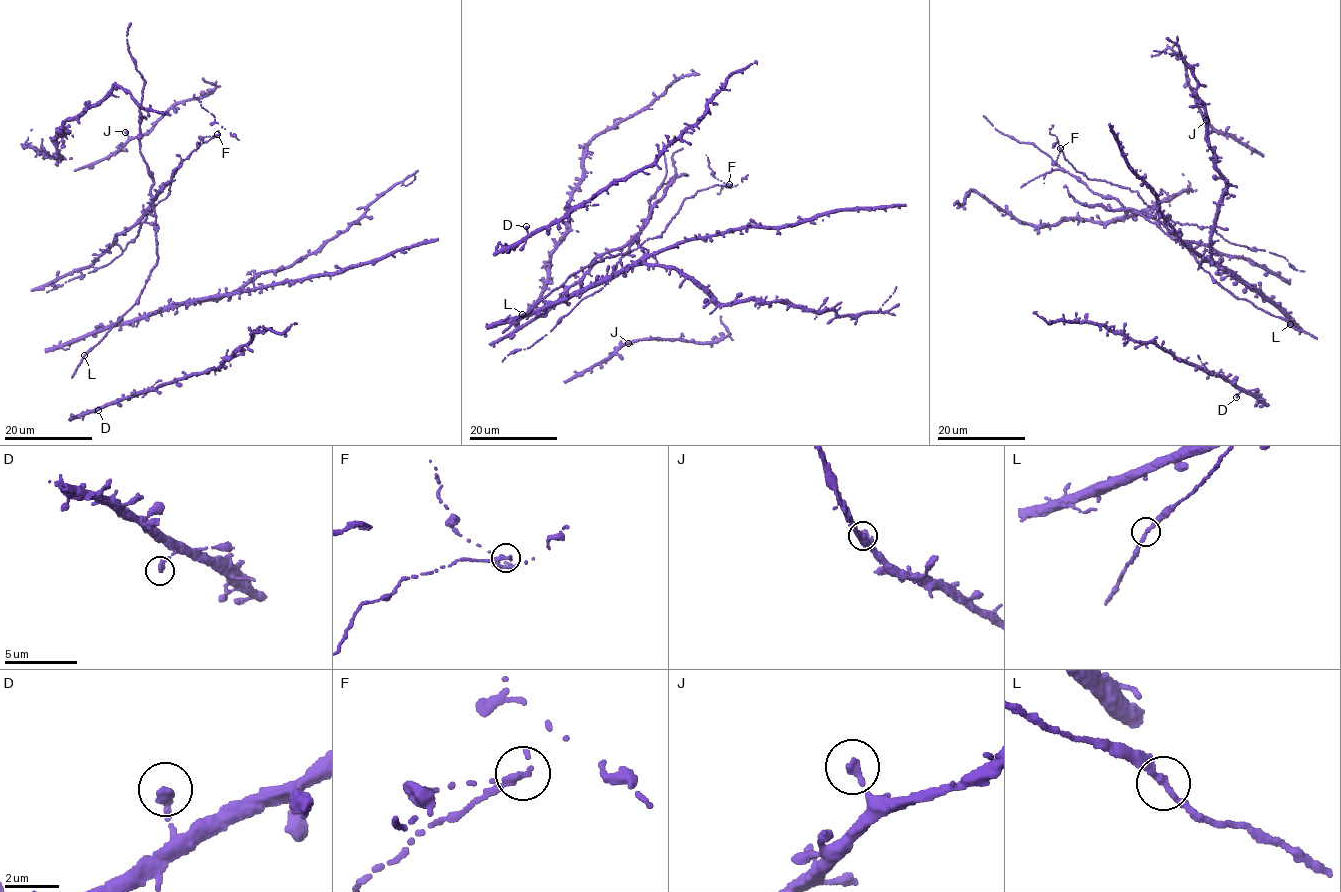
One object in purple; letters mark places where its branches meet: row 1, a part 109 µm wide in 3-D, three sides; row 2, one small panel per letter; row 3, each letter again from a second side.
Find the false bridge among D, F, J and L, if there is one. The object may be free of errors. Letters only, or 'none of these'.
F

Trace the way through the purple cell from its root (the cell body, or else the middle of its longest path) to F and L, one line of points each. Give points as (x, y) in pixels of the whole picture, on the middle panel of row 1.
F: (648, 201), (650, 217), (634, 238), (640, 244), (662, 235), (686, 198), (715, 185), (729, 184)
L: (648, 201), (650, 217), (644, 220), (638, 238), (628, 251), (585, 266), (522, 314)

